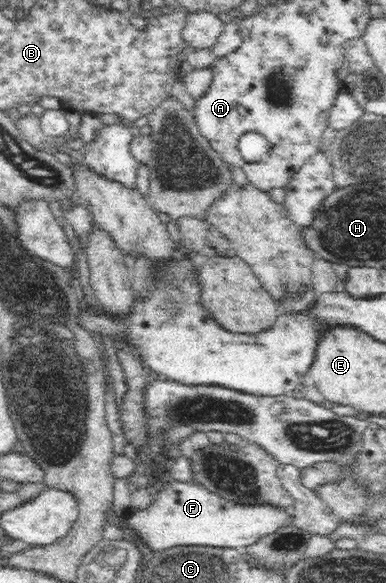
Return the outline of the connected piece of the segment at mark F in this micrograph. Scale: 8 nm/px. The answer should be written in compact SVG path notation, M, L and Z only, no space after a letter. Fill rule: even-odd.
M166 480L162 484L161 490L155 496L155 502L149 506L149 509L135 509L127 513L127 527L133 528L145 546L154 552L163 552L167 548L173 547L202 547L203 544L208 547L235 548L243 550L246 546L255 544L263 536L277 532L283 526L293 526L295 518L294 510L287 507L277 507L275 504L263 502L263 504L239 504L221 498L221 496L206 490L202 485L195 482L177 482Z

